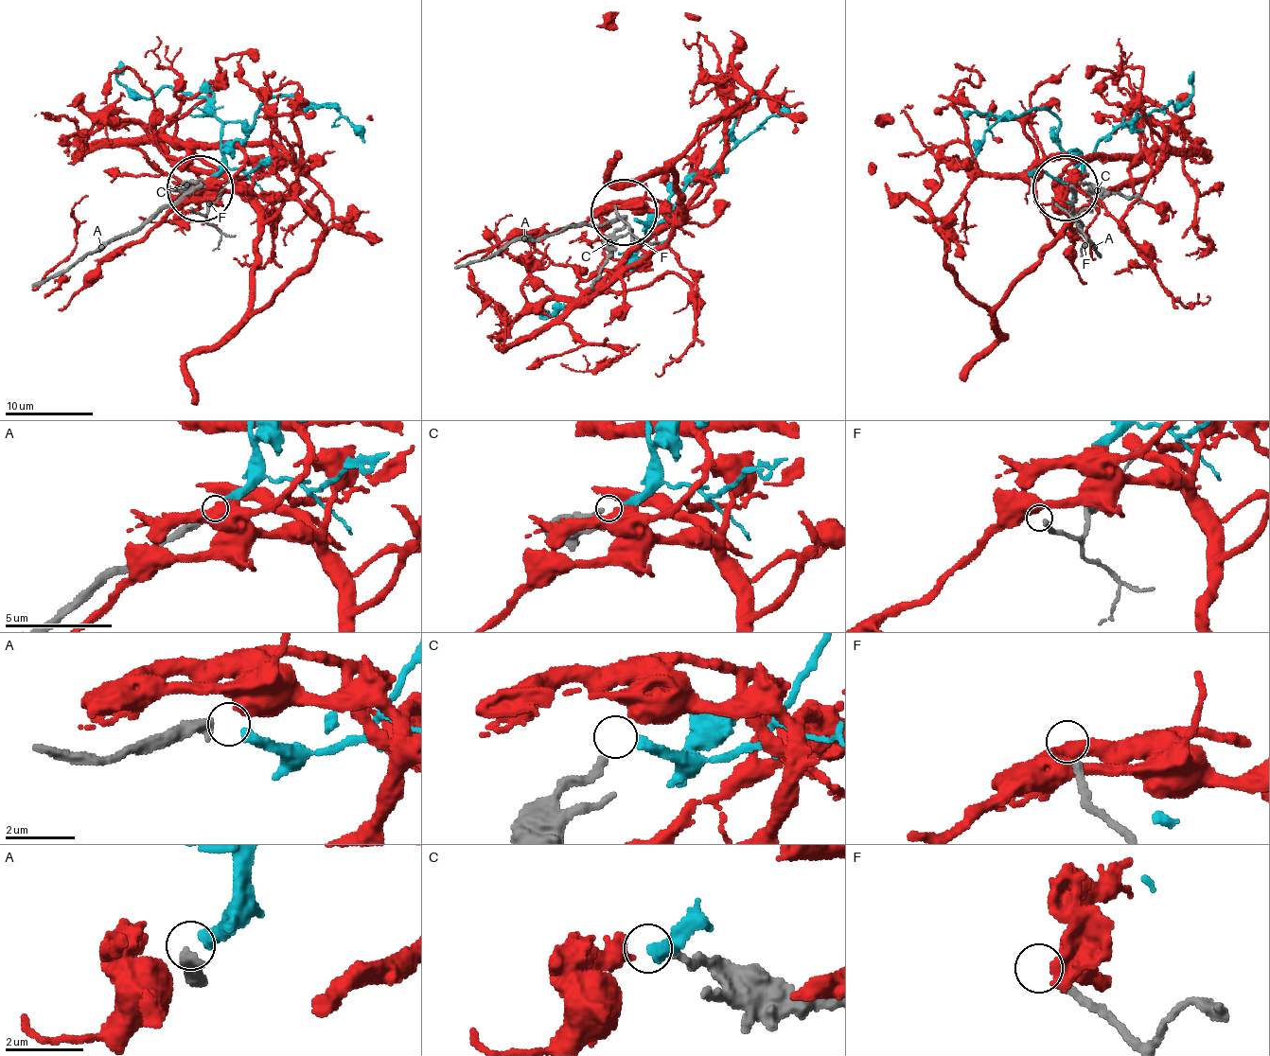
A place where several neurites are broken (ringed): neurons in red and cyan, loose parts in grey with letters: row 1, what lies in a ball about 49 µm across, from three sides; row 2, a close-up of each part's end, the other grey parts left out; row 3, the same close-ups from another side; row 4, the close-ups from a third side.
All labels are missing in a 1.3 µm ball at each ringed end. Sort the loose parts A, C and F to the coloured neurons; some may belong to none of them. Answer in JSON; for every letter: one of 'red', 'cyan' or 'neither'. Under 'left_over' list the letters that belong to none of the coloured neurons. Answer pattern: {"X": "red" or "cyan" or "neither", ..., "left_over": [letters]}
{"A": "cyan", "C": "neither", "F": "neither", "left_over": ["C", "F"]}

